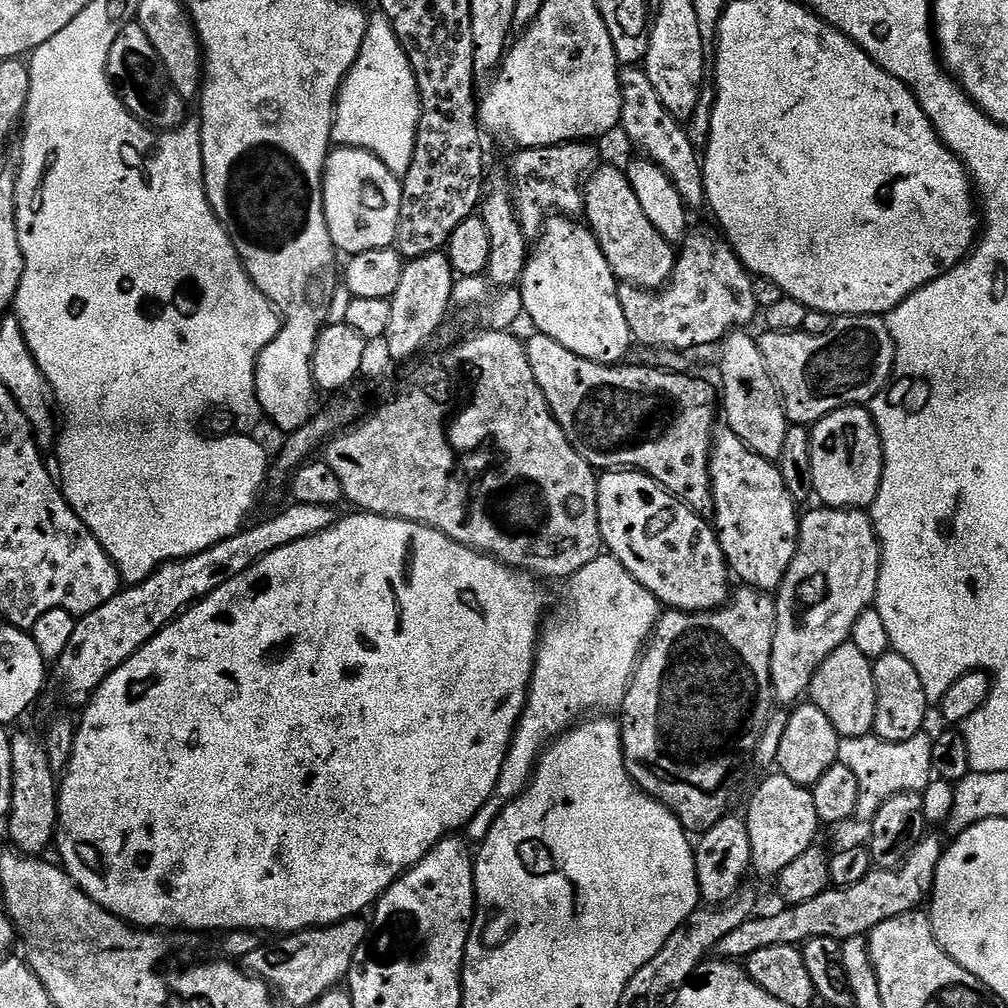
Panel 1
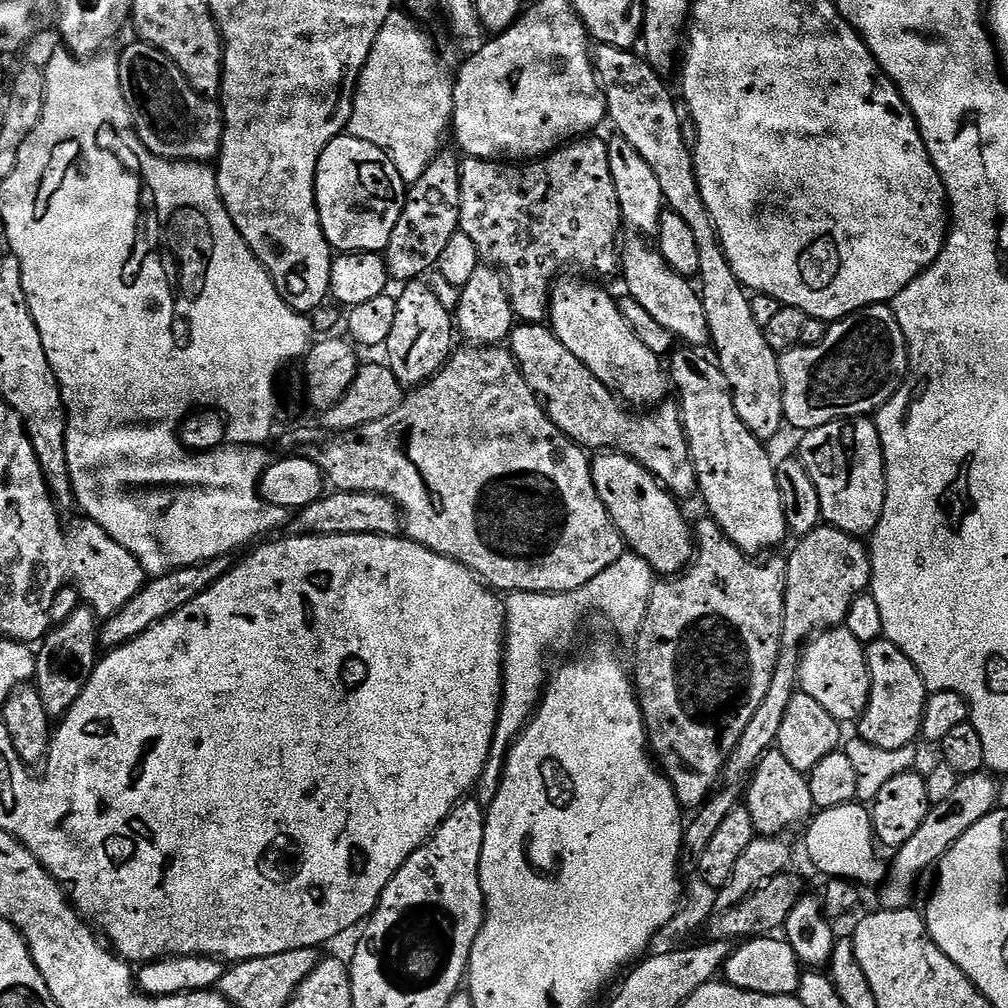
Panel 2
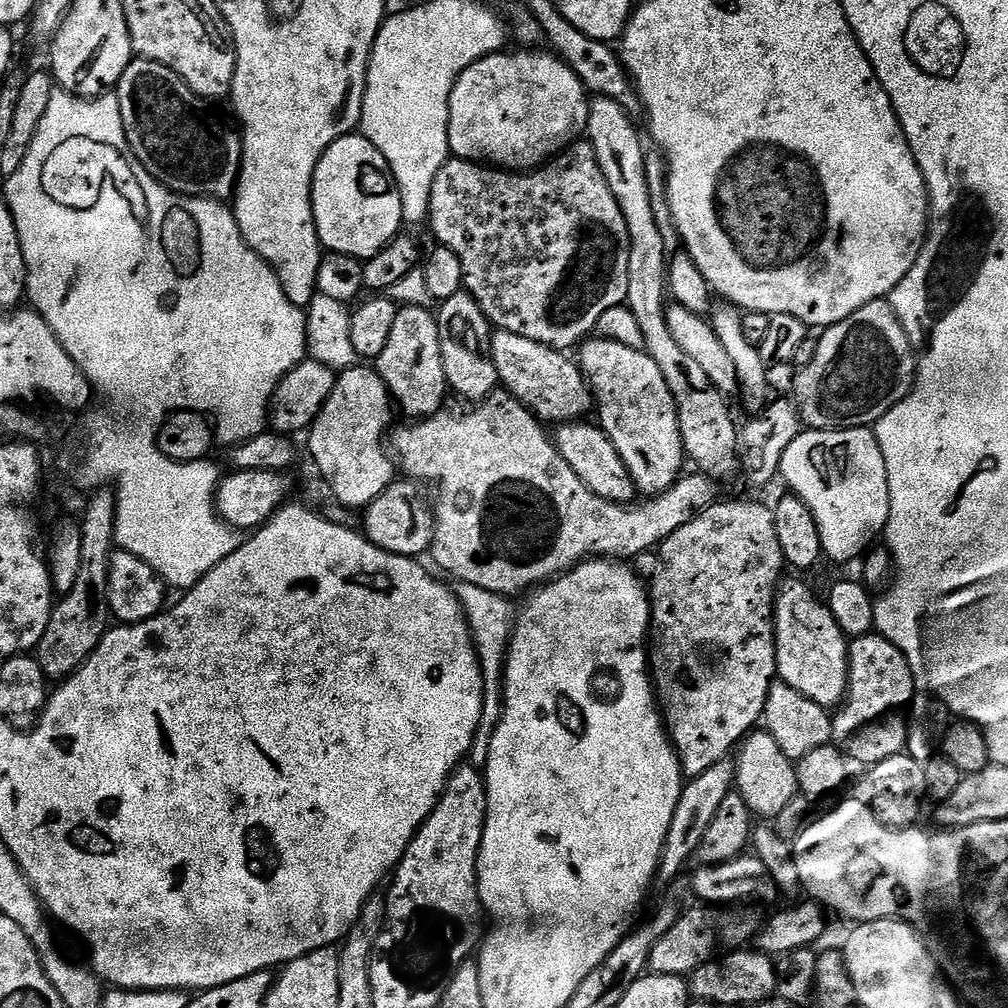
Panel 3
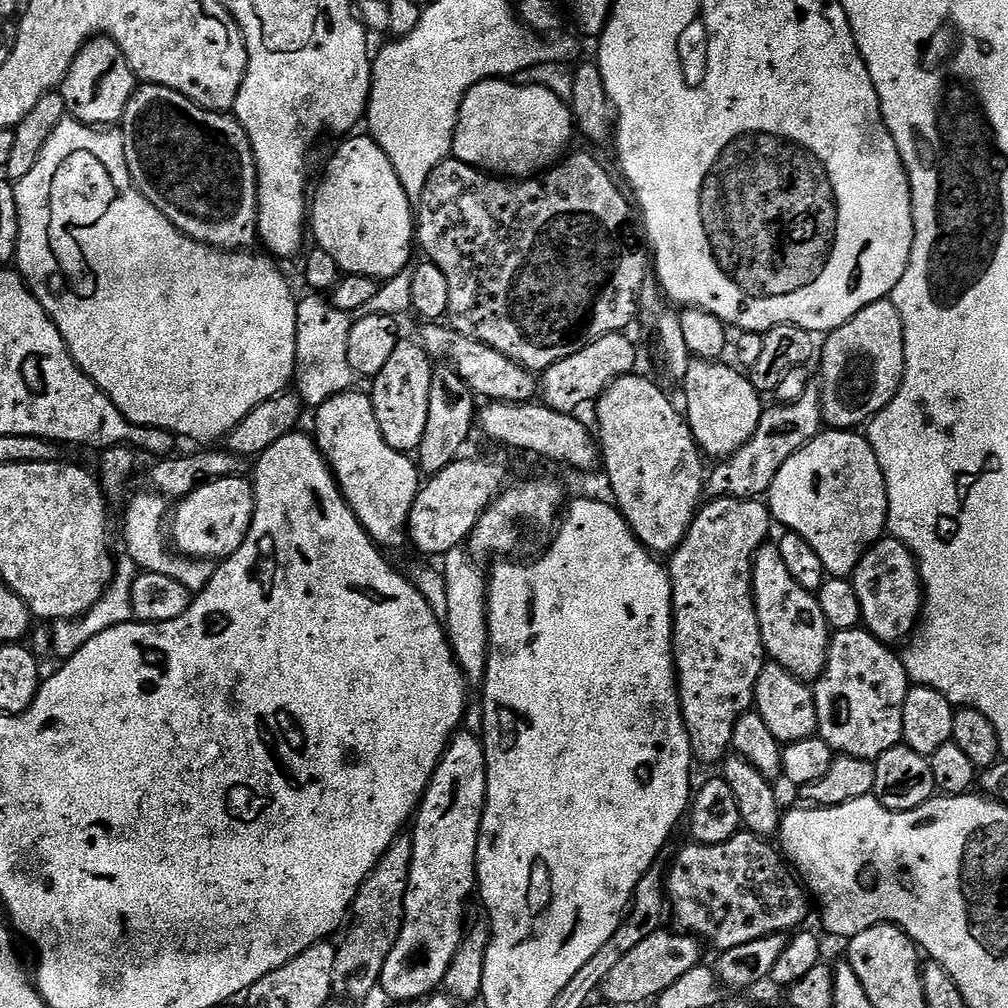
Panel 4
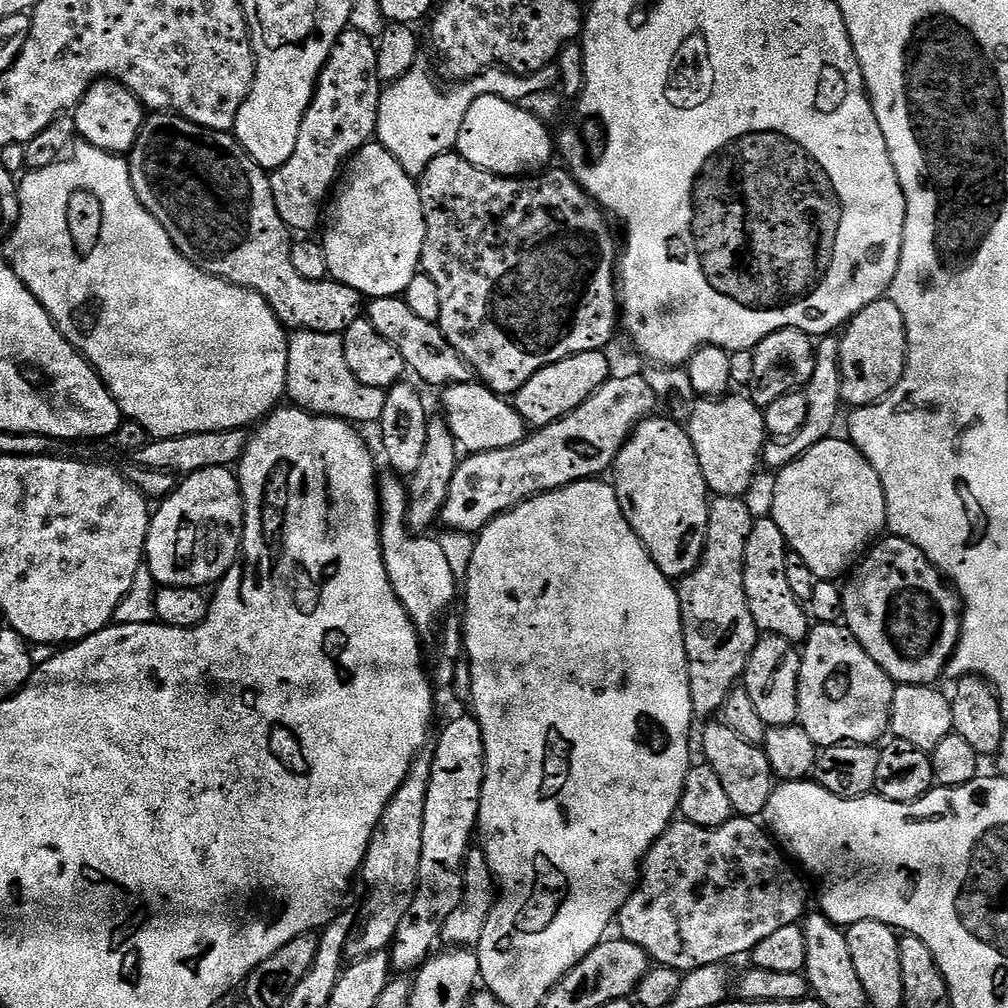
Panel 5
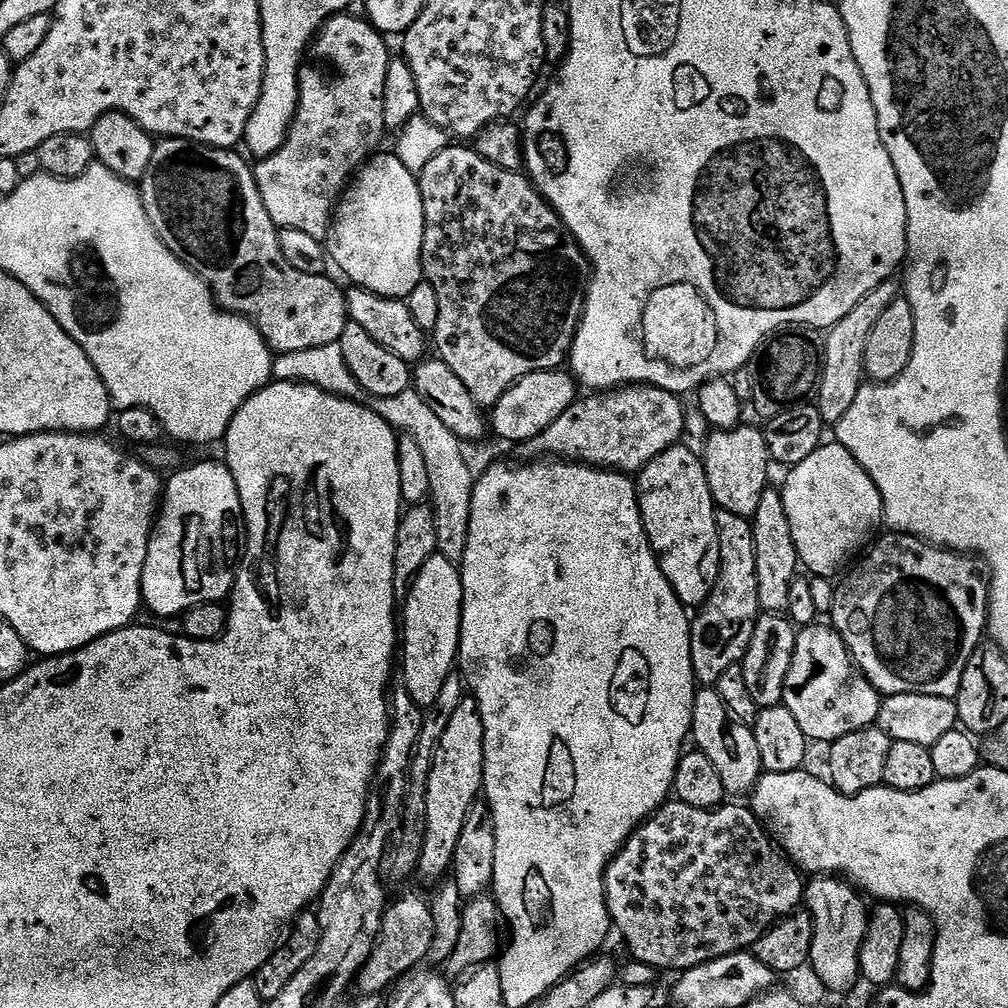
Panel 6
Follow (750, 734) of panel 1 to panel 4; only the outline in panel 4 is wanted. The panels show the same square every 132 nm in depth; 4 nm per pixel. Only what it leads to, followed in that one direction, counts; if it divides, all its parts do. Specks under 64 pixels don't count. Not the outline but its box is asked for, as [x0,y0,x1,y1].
[666,496,774,765]

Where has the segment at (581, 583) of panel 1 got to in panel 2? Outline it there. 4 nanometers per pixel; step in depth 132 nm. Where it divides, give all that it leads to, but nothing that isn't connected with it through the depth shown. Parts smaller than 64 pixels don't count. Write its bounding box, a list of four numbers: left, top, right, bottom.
[474,551,654,806]

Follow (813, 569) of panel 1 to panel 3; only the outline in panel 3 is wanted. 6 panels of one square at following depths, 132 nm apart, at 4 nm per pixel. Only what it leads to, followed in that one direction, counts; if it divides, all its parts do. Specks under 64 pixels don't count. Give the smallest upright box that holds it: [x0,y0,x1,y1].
[658,759,736,886]

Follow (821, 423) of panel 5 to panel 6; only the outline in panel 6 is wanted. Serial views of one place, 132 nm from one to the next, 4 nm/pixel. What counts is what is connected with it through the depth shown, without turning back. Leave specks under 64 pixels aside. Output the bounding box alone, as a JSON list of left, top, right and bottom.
[818,279,902,426]

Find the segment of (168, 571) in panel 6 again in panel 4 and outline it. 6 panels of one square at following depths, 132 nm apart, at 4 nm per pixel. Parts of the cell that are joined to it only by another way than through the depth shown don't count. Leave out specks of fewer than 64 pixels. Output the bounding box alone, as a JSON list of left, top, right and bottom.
[170,476,256,562]

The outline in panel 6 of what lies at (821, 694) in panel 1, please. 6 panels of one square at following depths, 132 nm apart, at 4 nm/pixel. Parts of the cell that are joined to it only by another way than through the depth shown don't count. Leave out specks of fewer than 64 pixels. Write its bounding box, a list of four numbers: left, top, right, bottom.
[750,486,800,614]

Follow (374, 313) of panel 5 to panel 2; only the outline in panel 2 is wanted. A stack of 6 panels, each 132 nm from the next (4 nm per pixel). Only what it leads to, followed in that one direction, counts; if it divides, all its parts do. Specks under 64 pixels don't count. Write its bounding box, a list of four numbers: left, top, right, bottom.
[510,323,696,496]

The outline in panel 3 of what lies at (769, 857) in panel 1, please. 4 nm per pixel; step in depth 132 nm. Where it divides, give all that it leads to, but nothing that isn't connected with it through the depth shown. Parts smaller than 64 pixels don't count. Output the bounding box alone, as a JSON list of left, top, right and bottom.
[736,730,800,818]

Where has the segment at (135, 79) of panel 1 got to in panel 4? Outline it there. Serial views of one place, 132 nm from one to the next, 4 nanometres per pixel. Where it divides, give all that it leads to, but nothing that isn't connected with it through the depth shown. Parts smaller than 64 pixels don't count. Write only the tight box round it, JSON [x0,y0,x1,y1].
[122,83,258,250]

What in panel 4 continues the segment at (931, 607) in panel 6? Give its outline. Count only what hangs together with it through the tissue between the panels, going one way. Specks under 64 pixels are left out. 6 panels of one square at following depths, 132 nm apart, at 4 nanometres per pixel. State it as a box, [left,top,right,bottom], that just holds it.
[850,538,922,645]

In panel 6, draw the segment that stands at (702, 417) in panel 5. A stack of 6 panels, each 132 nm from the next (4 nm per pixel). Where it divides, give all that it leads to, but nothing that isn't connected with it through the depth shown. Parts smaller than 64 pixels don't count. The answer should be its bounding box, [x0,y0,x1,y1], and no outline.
[702,426,770,517]

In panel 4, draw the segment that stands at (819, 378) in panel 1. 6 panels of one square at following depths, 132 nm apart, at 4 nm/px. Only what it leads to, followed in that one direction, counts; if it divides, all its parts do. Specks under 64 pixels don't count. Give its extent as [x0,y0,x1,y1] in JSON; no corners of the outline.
[818,298,904,430]

